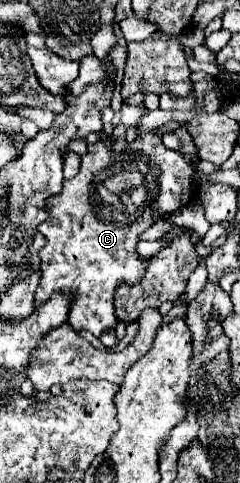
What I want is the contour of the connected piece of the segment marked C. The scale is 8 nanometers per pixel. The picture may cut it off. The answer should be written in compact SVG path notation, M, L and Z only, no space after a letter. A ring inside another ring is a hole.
M122 125L114 127L110 135L114 149L106 149L106 145L98 139L88 145L88 153L82 157L80 173L72 179L64 179L62 191L54 193L46 199L46 211L48 219L40 223L38 231L46 237L44 247L38 251L40 257L40 271L42 279L36 289L36 303L42 305L44 299L48 299L54 291L64 289L74 293L74 301L70 307L68 323L74 331L88 329L96 337L102 333L116 329L116 315L114 315L114 291L118 285L136 285L144 277L144 271L148 267L148 259L140 257L136 251L136 245L140 241L140 235L160 217L168 217L174 213L180 213L186 205L190 205L196 199L196 179L194 171L196 167L184 159L180 151L166 149L162 145L160 135L142 133L132 143L126 141L126 133ZM142 157L142 171L138 169L136 159Z

